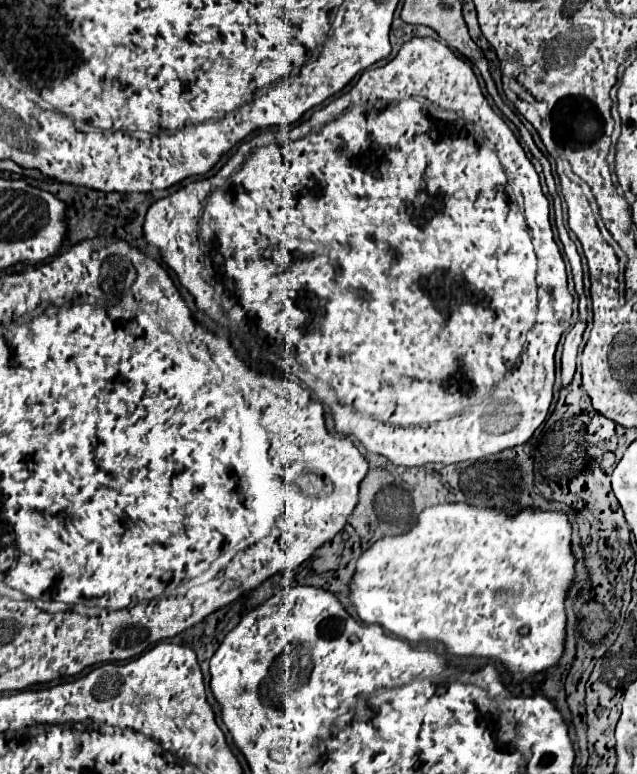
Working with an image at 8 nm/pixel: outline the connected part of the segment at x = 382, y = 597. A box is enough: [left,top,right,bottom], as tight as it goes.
[350,504,574,682]

